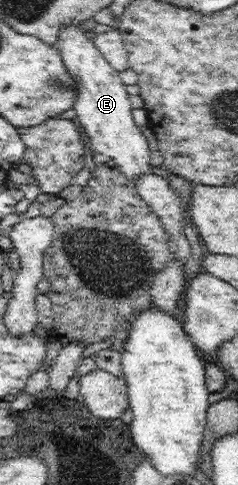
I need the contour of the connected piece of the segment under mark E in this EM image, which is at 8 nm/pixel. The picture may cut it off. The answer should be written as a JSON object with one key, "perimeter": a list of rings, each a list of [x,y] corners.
{"perimeter":[[[81,25],[63,26],[56,48],[60,51],[65,68],[76,82],[76,97],[73,103],[78,122],[85,128],[91,149],[99,154],[111,157],[123,176],[137,184],[142,174],[151,168],[151,151],[141,129],[133,121],[131,101],[125,90],[126,85],[101,52],[95,47]]]}

